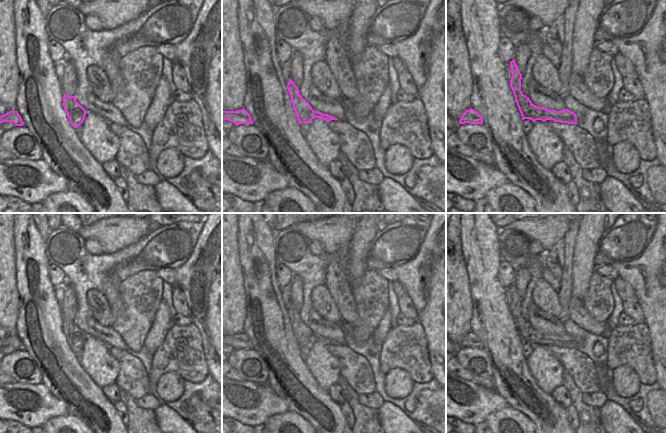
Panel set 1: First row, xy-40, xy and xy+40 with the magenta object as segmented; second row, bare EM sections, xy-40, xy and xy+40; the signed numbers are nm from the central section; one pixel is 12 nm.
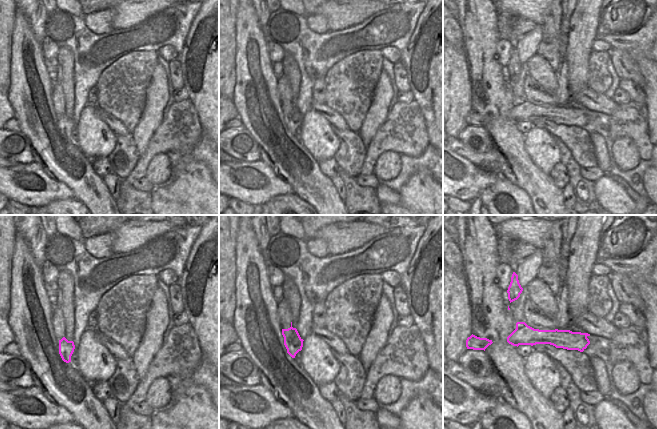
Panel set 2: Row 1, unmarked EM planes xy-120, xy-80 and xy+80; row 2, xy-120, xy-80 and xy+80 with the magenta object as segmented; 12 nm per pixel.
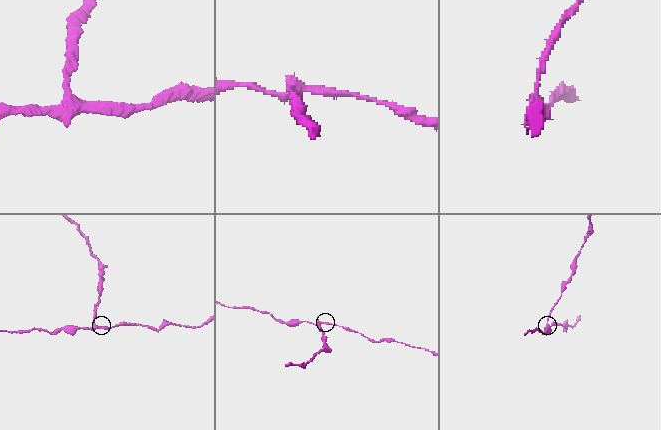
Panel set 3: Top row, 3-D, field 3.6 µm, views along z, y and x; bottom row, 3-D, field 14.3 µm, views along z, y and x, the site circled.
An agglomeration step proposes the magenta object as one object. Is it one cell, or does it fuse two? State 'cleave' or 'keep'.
cleave

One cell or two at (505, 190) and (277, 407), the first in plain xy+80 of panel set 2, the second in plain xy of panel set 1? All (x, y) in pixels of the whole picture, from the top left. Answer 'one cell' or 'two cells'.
two cells

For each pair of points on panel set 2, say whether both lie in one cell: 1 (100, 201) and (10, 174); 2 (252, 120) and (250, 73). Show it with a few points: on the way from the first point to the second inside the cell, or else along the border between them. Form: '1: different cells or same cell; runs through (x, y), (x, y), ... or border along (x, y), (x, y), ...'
1: different cells; border along (55, 178), (62, 181), (75, 197)
2: same cell; runs through (252, 108), (252, 85)

